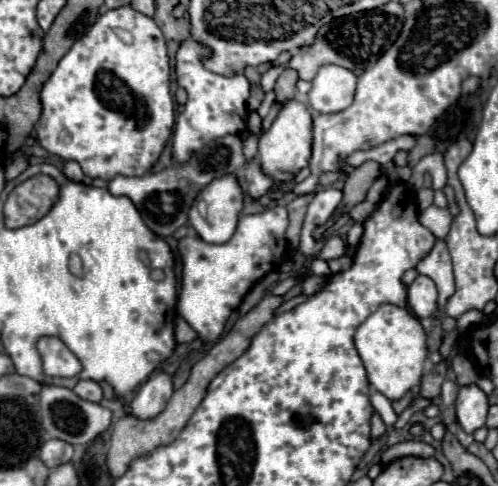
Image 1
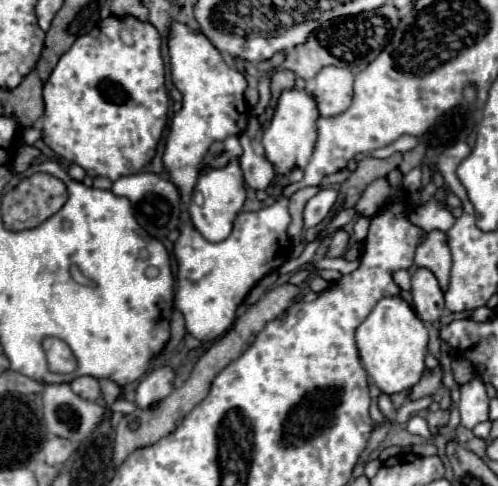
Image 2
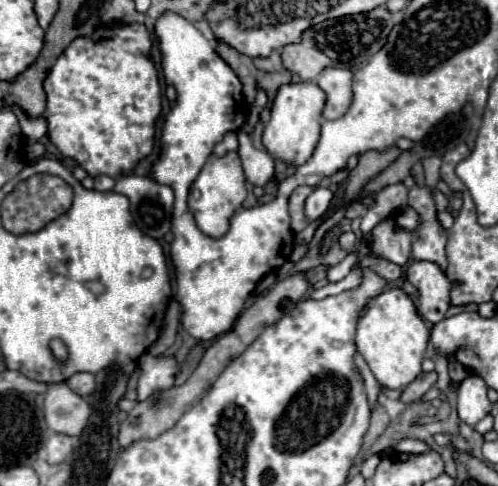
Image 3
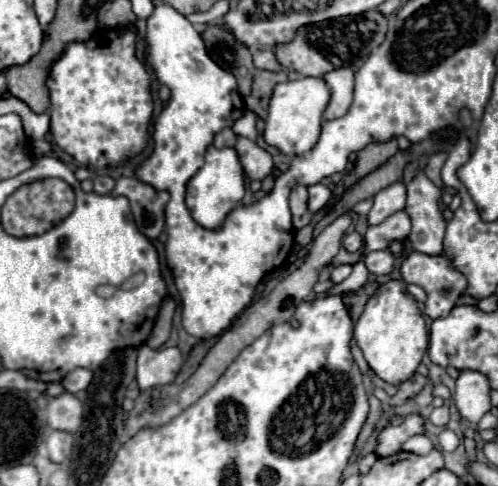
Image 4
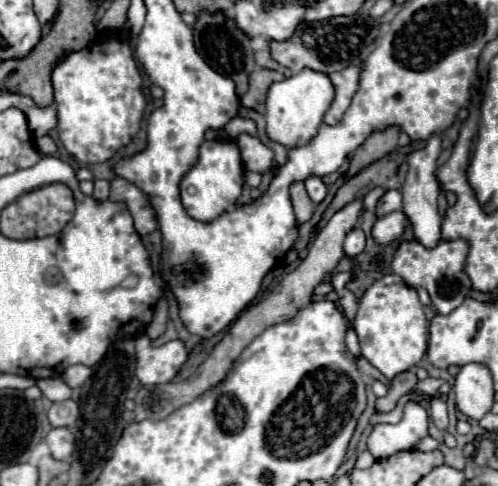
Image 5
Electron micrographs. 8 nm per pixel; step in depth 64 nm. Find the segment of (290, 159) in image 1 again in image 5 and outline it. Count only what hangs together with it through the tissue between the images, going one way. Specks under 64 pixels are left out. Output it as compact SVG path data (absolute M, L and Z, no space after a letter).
M302 70L282 82L272 84L266 98L266 134L272 142L286 146L288 150L306 146L316 136L328 104L332 104L334 88L326 74Z

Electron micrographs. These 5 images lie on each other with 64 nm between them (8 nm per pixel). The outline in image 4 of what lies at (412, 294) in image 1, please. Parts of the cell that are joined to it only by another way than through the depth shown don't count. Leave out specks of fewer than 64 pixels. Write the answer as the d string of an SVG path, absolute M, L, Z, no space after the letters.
M410 252L404 260L402 260L402 266L400 266L400 272L402 272L402 278L404 282L408 284L418 284L420 288L424 288L426 292L426 302L424 302L424 308L422 312L436 320L436 318L444 318L448 316L448 312L454 308L454 304L458 302L458 298L462 296L464 288L466 288L466 280L464 276L460 276L460 272L456 272L454 268L448 266L448 258L446 256L424 256L420 252Z

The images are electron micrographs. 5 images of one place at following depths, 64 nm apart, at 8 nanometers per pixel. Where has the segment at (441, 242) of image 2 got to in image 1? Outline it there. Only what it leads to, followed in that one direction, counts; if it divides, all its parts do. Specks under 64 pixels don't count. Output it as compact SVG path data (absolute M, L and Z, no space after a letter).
M436 240L432 252L416 266L416 270L434 280L434 284L438 288L438 310L436 310L434 318L442 318L446 302L456 292L454 274L452 274L452 262L450 262L448 248L446 248L444 240Z

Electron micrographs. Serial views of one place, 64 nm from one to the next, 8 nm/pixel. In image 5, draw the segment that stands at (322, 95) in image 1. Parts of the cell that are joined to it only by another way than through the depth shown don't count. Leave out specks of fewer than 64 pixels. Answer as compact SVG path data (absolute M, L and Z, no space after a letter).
M352 66L352 68L344 68L340 72L332 72L330 80L334 84L336 96L328 108L328 112L324 114L324 122L326 124L336 124L340 120L340 116L348 110L354 92L358 90L358 76L360 76L360 68Z

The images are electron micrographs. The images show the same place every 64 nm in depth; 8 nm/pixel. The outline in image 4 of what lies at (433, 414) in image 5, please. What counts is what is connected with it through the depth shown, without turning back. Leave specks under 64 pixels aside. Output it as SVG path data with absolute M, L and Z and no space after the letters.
M440 406L440 408L434 408L434 412L430 414L430 422L432 424L436 424L436 426L446 426L448 424L448 416L450 416L450 412L448 412L448 406Z

